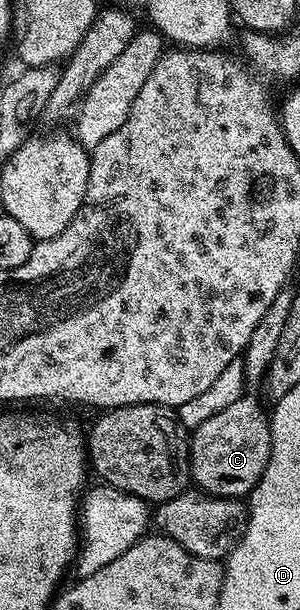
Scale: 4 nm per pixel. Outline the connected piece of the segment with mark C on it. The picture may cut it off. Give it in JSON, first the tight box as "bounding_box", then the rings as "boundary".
{"bounding_box":[188,394,271,498],"boundary":[[[246,394],[239,398],[239,402],[227,406],[227,410],[219,410],[215,418],[207,418],[203,426],[193,428],[188,441],[189,474],[192,483],[202,493],[210,496],[245,498],[263,478],[263,470],[267,470],[267,462],[271,458],[271,416],[266,409],[265,412],[261,409],[260,402],[252,394]]]}

